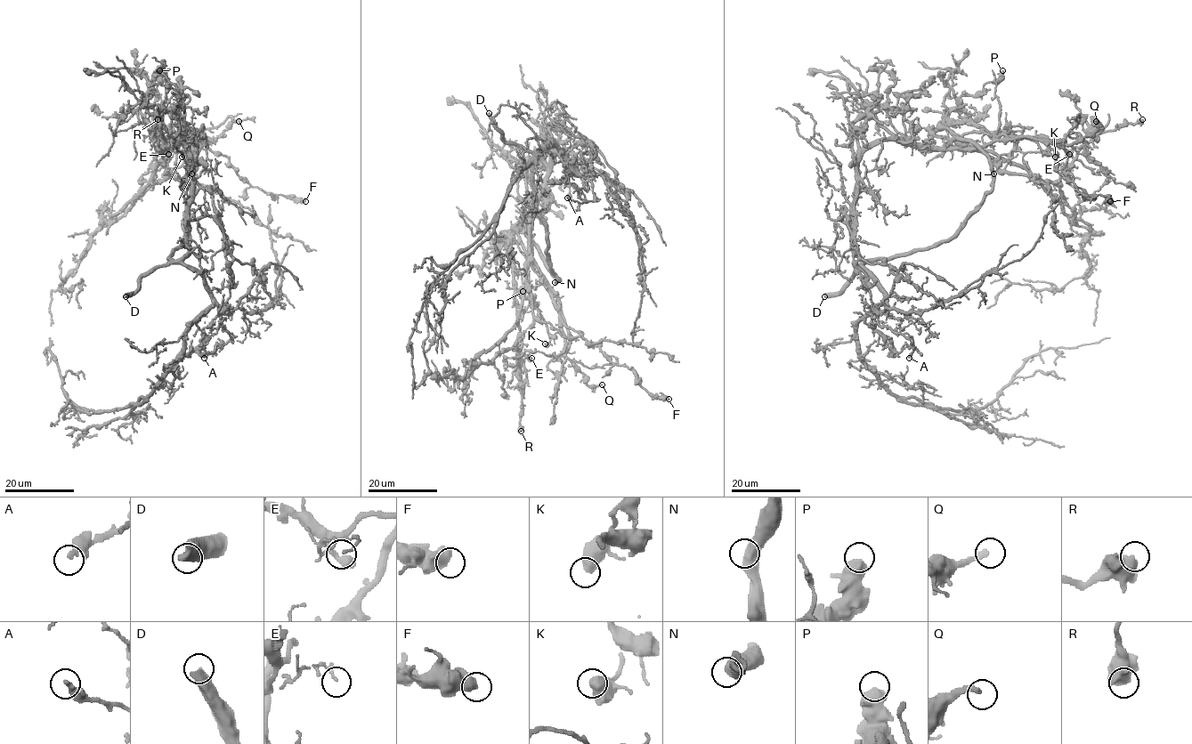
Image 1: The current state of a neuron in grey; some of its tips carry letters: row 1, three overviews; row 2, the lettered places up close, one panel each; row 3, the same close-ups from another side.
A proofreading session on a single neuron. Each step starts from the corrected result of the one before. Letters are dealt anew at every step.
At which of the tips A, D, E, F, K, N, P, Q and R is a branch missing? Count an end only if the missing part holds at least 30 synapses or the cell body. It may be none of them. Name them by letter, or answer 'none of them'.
D

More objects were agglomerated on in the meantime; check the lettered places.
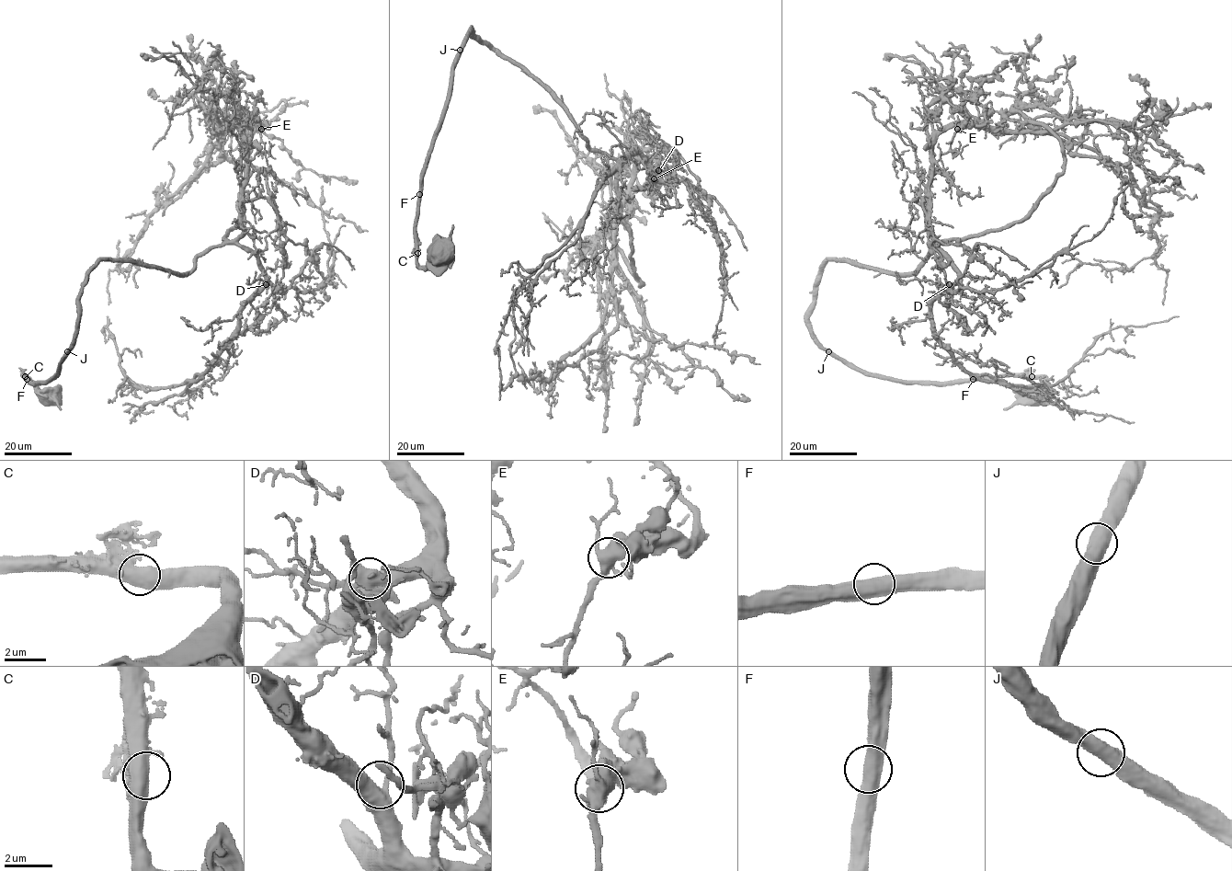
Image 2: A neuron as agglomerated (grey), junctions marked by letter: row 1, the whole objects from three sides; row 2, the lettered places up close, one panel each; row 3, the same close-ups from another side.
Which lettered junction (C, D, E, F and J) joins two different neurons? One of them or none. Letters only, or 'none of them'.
none of them

